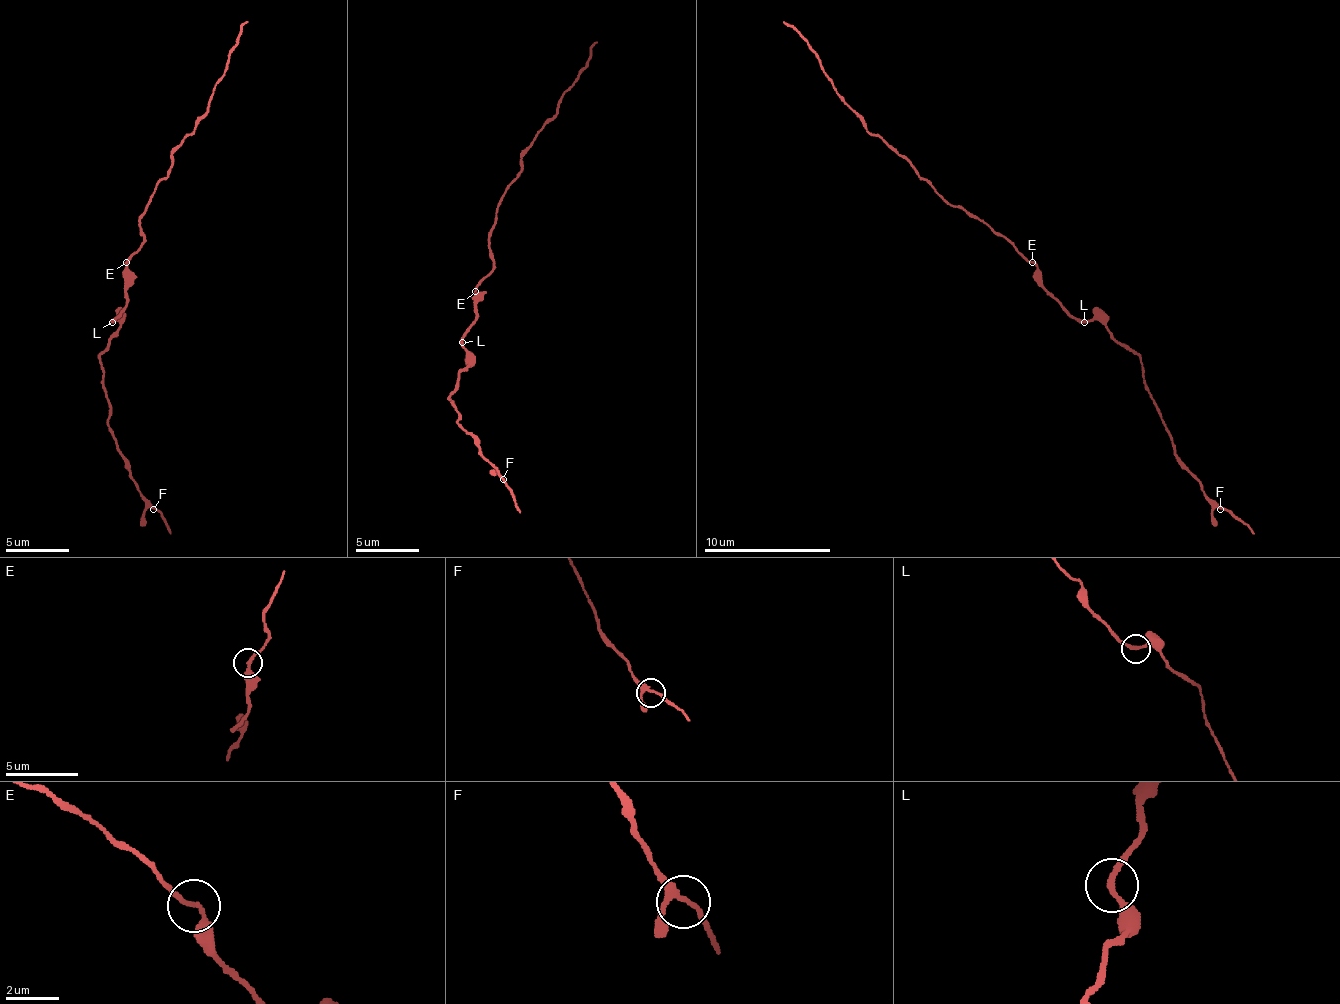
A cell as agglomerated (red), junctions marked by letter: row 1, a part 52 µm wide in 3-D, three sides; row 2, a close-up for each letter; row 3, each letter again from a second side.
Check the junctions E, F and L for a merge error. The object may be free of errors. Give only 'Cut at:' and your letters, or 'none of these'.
Cut at: none of these

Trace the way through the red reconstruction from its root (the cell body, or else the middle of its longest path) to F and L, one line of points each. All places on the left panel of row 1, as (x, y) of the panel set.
F: (128, 268), (128, 303), (112, 319), (119, 328), (100, 369), (109, 433), (128, 477), (153, 509)
L: (128, 268), (128, 303), (112, 322)

